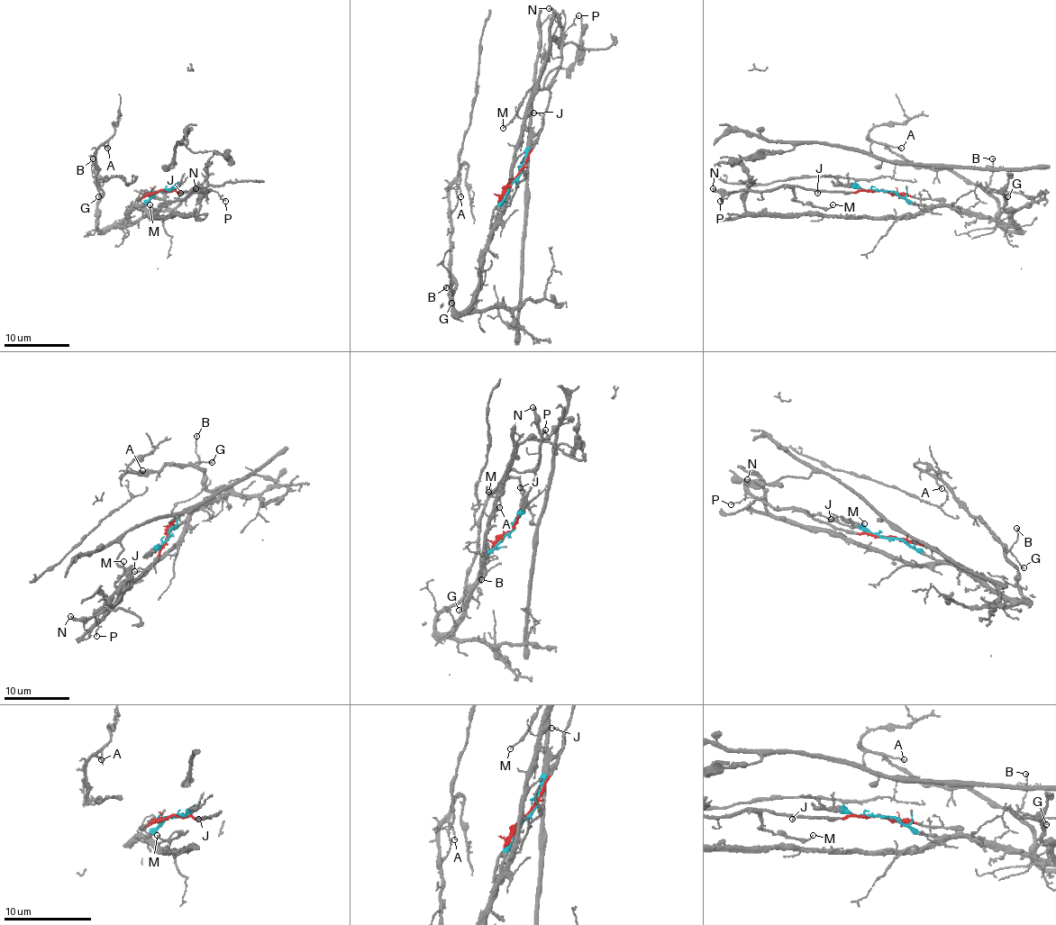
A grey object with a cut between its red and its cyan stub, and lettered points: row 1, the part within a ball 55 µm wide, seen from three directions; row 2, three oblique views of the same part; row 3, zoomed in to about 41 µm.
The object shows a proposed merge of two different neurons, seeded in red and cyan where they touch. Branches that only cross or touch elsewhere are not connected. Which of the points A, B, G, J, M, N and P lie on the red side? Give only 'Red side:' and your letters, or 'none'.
Red side: J, M, N, P

